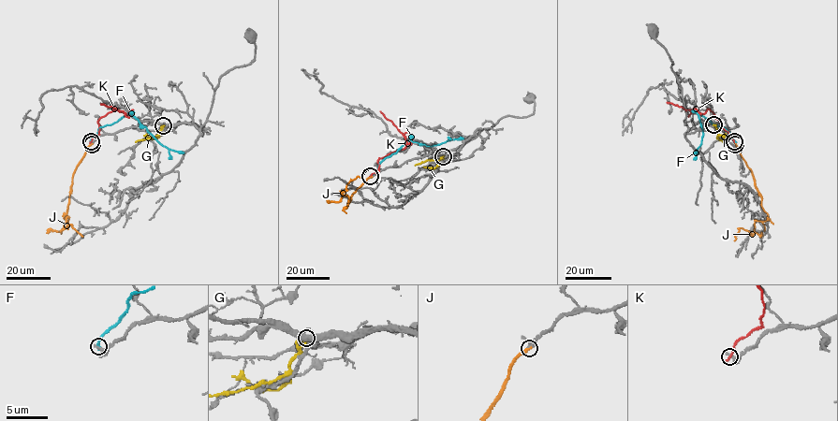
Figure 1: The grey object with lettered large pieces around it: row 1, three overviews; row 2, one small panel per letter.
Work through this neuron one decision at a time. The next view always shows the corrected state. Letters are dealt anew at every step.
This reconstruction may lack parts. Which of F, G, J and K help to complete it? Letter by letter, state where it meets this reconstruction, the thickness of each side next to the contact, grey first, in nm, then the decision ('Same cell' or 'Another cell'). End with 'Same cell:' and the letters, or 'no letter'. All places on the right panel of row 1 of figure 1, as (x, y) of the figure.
F: Touches grey at (735, 141). Thickness 240 nm (grey) against 260 nm. Another cell
G: Touches grey at (713, 124). Thickness 120 nm (grey) against 240 nm. Another cell
J: Touches grey at (735, 144). Thickness 240 nm (grey) against 220 nm. Same cell
K: Touches grey at (734, 141). Thickness 240 nm (grey) against 240 nm. Another cell
Same cell: J

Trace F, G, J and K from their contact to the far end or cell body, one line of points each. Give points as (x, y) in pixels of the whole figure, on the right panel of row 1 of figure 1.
F: (734, 141), (727, 130), (697, 112), (703, 136), (695, 153)
G: (713, 124), (717, 137), (723, 142)
J: (735, 144), (753, 176), (761, 197), (761, 208), (768, 218), (755, 221), (752, 234), (741, 228), (734, 240)
K: (734, 142), (710, 108), (704, 113), (694, 112), (667, 102)

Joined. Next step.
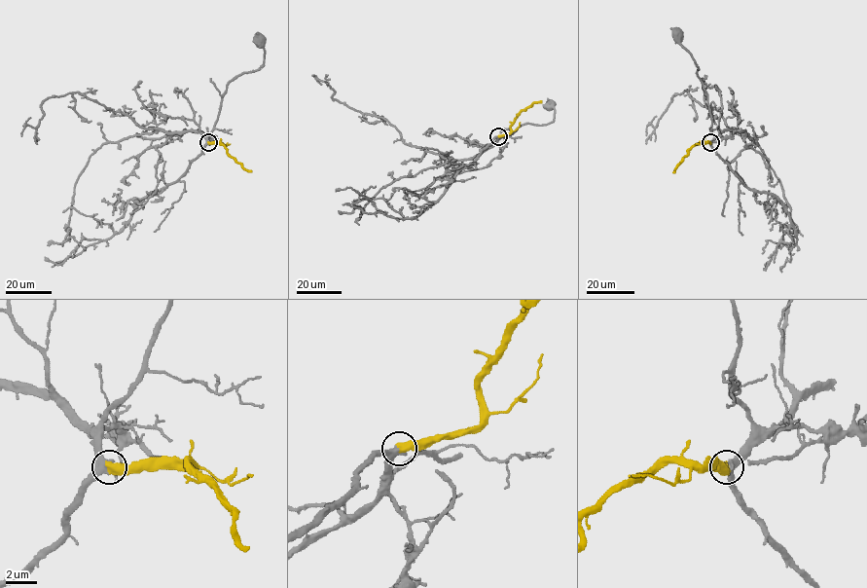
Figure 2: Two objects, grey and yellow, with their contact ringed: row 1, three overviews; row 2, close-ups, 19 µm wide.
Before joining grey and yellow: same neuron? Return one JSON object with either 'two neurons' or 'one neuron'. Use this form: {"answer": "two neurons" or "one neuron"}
{"answer": "one neuron"}

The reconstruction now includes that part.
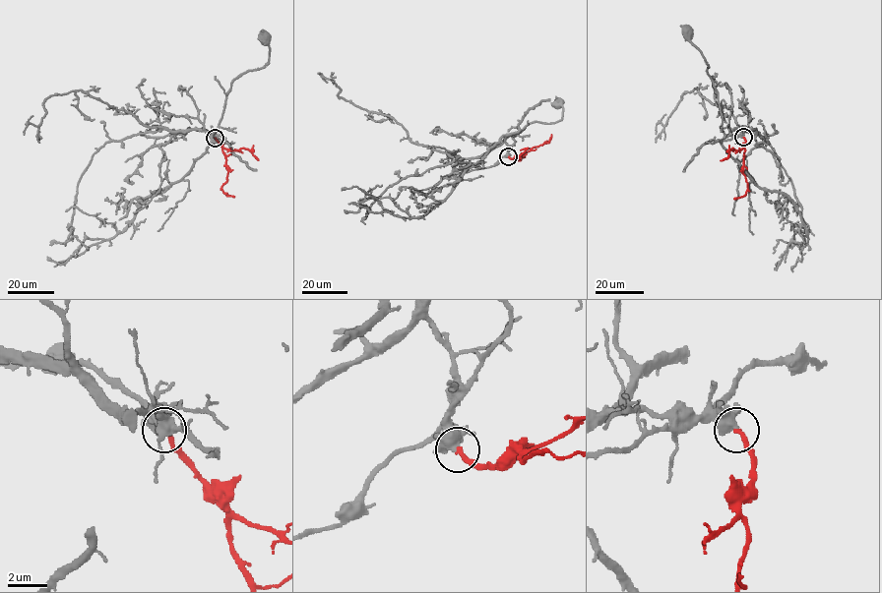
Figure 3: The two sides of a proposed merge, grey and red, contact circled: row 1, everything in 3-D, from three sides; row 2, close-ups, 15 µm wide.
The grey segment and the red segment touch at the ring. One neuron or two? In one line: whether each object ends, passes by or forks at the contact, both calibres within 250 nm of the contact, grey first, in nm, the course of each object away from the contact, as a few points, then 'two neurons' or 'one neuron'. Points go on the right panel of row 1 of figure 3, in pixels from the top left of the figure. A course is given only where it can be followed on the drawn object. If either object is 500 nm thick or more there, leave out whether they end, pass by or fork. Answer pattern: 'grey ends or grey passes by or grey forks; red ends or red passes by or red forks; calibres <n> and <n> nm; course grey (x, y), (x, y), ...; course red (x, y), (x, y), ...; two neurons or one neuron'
calibres 650 and 240 nm; course grey (743, 137), (725, 135), (721, 129), (718, 92), (708, 75), (709, 65), (690, 41), (688, 31); course red (743, 137), (742, 172), (747, 190), (744, 195), (736, 199); one neuron

